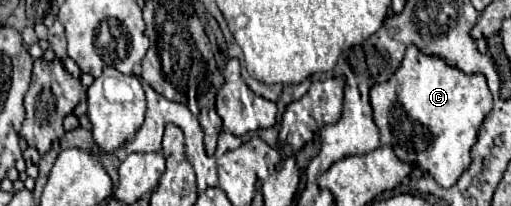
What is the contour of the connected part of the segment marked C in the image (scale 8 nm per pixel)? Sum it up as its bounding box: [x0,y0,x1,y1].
[371,45,493,187]

